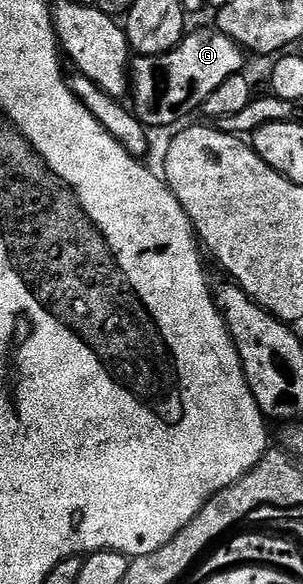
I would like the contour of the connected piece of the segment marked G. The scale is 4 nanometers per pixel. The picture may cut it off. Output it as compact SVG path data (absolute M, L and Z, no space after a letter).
M190 30L180 43L162 55L137 55L129 65L131 110L140 123L150 129L169 127L185 119L193 110L204 108L207 97L227 77L240 75L246 69L246 52L221 31Z

